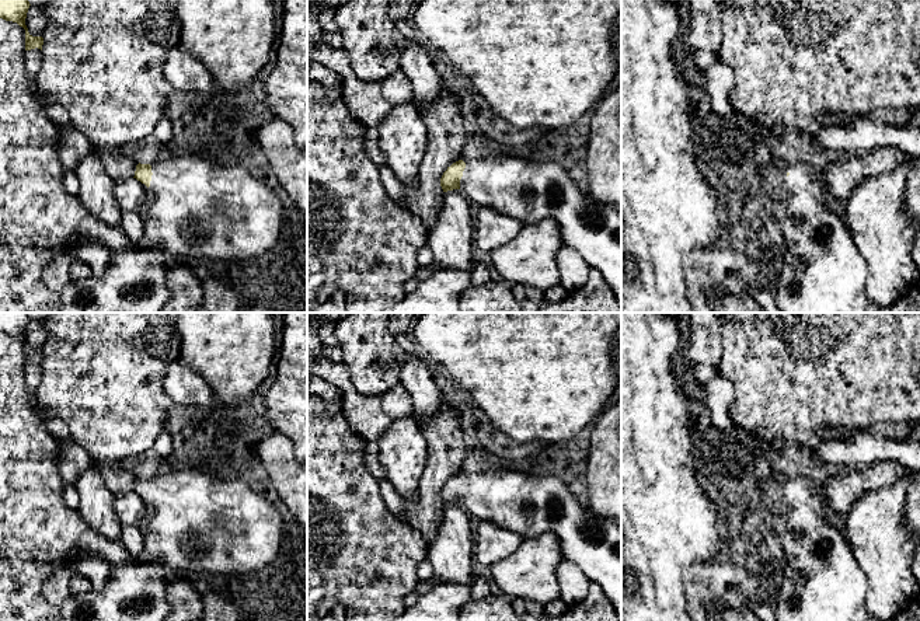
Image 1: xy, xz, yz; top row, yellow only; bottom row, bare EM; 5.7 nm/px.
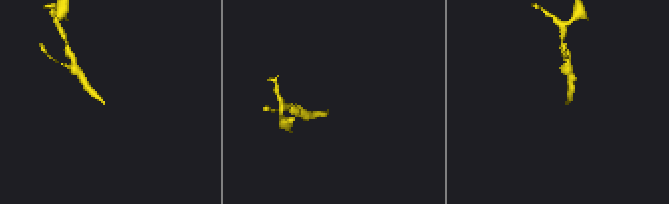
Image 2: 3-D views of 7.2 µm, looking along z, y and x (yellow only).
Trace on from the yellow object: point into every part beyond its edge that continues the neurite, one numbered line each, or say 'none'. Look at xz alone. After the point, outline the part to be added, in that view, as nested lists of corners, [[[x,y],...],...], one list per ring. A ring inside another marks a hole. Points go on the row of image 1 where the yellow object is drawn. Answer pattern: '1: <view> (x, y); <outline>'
1: xz (528, 191); [[[487,156],[464,161],[466,168],[460,179],[460,191],[478,207],[498,210],[522,224],[554,219],[560,227],[564,245],[575,250],[592,269],[596,269],[611,287],[621,307],[621,206],[592,200],[586,189],[581,189],[575,179],[554,161],[527,161],[513,156]]]

